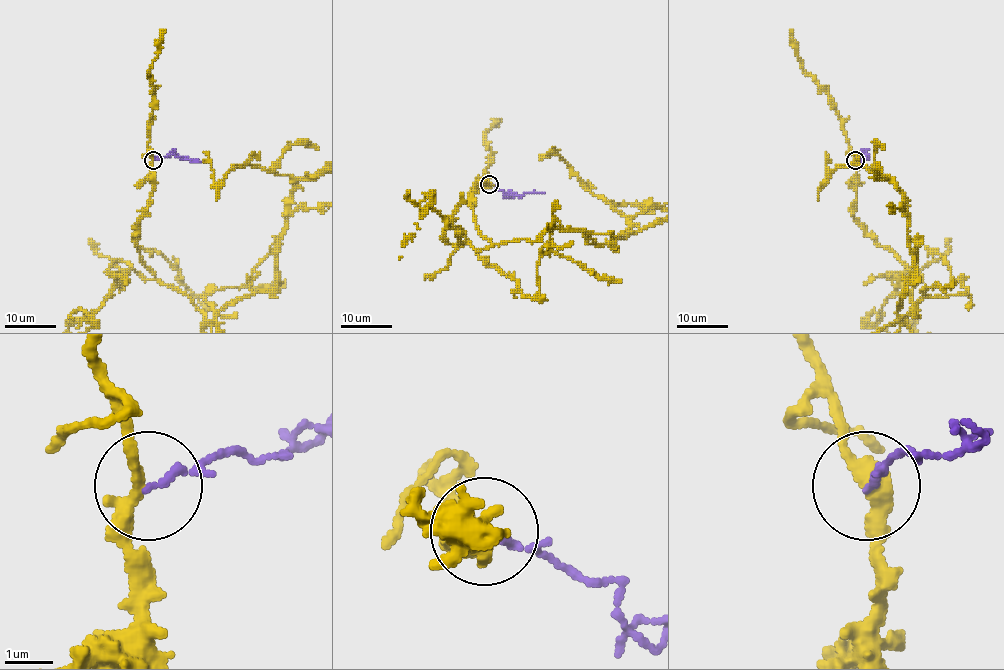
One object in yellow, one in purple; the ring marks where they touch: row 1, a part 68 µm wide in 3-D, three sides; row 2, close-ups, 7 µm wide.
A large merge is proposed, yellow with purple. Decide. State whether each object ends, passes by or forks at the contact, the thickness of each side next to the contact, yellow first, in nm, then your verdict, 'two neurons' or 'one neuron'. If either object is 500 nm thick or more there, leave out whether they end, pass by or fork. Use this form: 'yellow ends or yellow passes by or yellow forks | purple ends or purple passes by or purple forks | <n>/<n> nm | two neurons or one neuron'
yellow passes by | purple ends | 320/140 nm | two neurons

